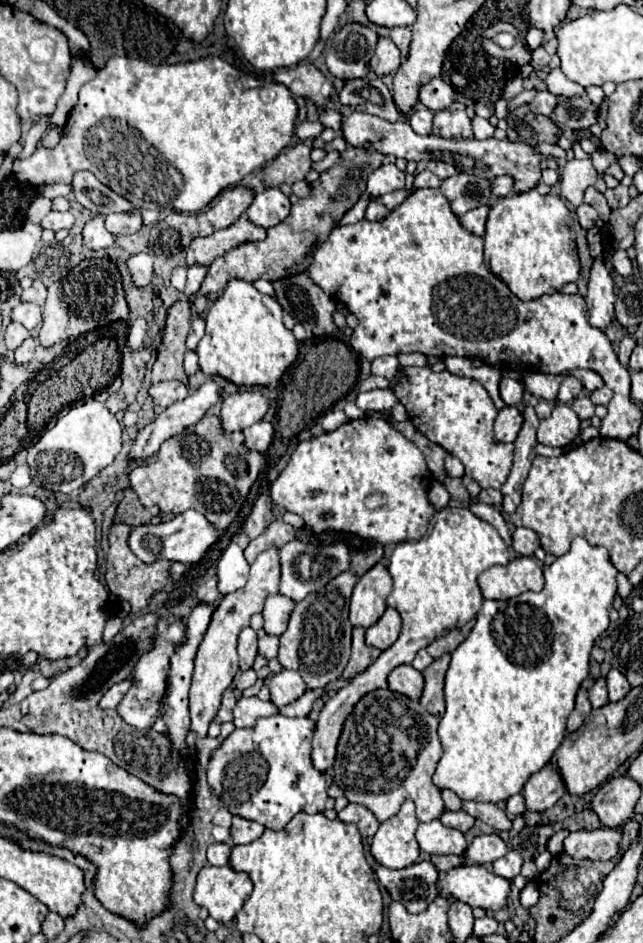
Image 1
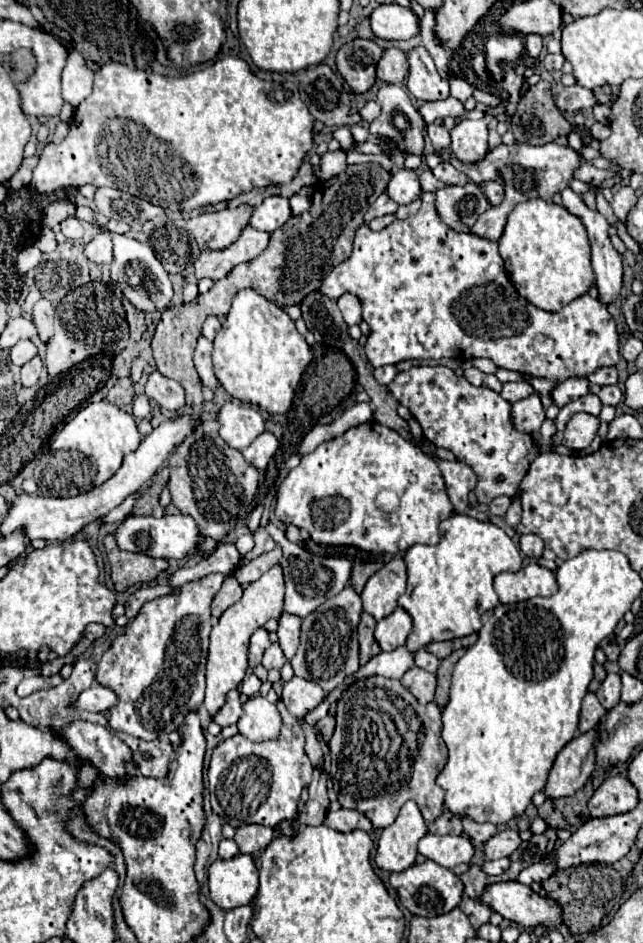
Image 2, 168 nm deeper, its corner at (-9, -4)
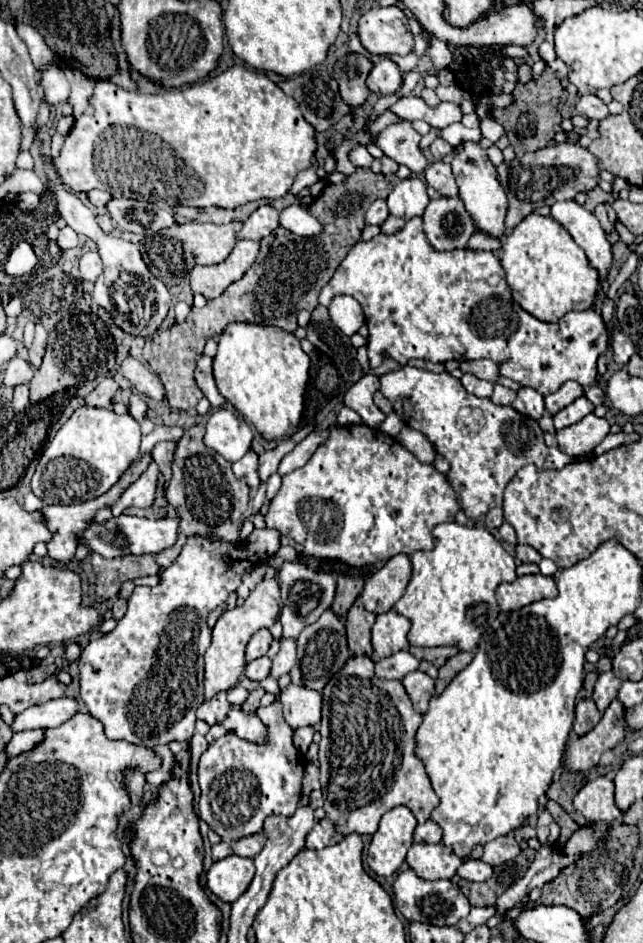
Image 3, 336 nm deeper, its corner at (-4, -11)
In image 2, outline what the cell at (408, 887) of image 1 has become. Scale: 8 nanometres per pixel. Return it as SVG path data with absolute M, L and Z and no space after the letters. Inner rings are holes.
M425 861L425 863L415 863L405 871L391 873L391 887L397 891L399 901L413 913L421 917L437 917L443 913L449 913L461 903L463 897L463 883L461 879L451 871L435 861ZM459 885L459 887L457 887Z

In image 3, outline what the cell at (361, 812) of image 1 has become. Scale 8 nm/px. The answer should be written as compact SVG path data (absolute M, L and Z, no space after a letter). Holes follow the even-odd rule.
M322 818L316 822L316 826L312 828L312 832L308 834L308 840L306 840L306 848L324 848L324 846L330 846L330 844L336 844L342 840L342 834L336 832L336 826L332 820L328 818Z

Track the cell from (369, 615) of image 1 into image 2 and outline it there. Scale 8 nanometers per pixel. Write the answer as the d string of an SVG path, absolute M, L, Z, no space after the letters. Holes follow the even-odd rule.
M395 557L367 581L361 593L363 611L373 615L377 621L387 617L397 607L397 599L405 593L405 585L407 565L403 557Z

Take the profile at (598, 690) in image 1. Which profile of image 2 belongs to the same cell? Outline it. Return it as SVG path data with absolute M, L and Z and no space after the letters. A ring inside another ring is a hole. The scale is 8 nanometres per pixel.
M607 673L605 681L601 683L597 697L601 701L601 705L609 711L619 703L619 693L621 693L621 677L619 673Z

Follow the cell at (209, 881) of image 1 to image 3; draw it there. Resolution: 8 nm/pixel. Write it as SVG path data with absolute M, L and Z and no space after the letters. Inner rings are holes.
M232 854L212 864L212 868L206 872L206 886L222 902L232 904L248 890L252 876L254 876L252 860Z

